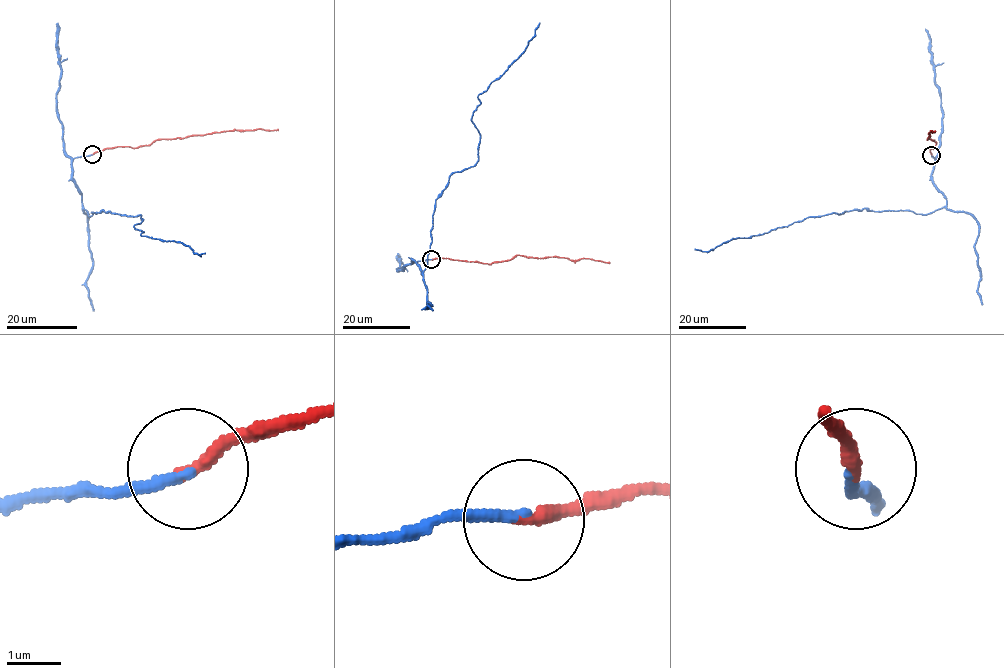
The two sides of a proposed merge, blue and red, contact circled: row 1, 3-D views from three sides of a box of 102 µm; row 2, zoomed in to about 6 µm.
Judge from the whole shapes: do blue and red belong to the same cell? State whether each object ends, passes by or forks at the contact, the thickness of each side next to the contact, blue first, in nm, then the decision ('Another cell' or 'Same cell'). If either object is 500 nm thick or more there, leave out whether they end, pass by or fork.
At the ring blue ends. At the ring red ends. Thickness 190 nm (blue) against 240 nm. Same cell

